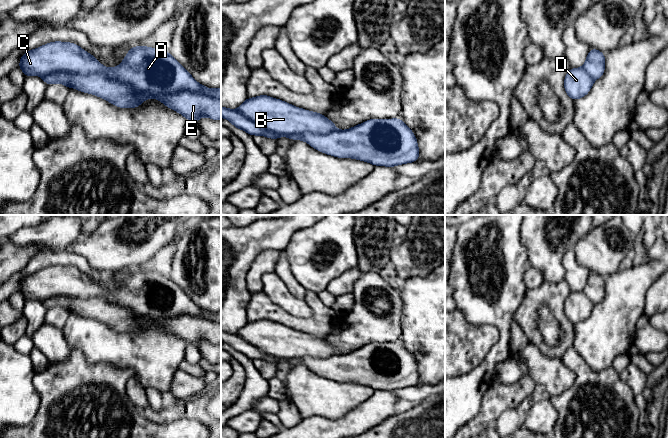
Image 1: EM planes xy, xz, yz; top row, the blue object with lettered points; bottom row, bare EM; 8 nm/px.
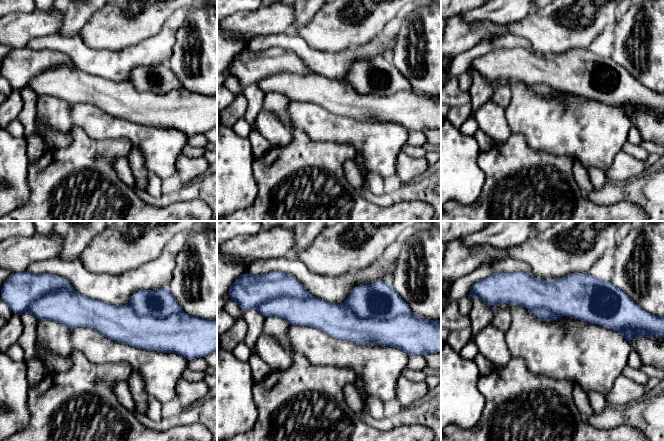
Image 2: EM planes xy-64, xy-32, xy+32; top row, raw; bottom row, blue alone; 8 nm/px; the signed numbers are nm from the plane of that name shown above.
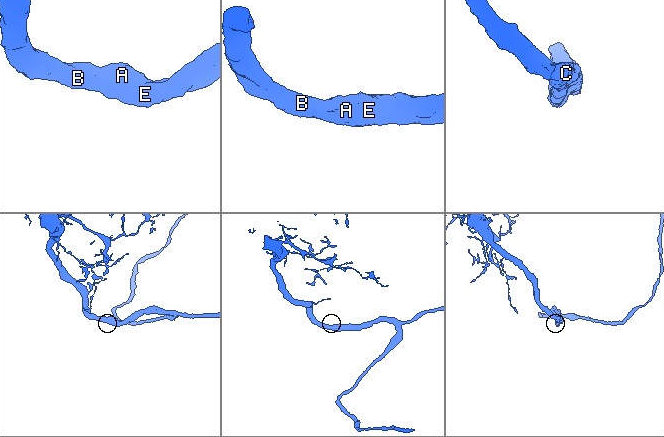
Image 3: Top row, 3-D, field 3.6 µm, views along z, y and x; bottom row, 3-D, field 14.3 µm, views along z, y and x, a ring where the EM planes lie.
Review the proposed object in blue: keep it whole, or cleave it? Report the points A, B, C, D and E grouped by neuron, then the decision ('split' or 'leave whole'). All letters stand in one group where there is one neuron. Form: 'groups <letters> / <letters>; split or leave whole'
groups A B C D E; leave whole

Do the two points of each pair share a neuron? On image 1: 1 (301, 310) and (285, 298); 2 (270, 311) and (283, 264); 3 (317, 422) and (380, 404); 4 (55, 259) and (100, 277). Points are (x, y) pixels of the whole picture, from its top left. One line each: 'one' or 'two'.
1: one
2: two
3: one
4: one

